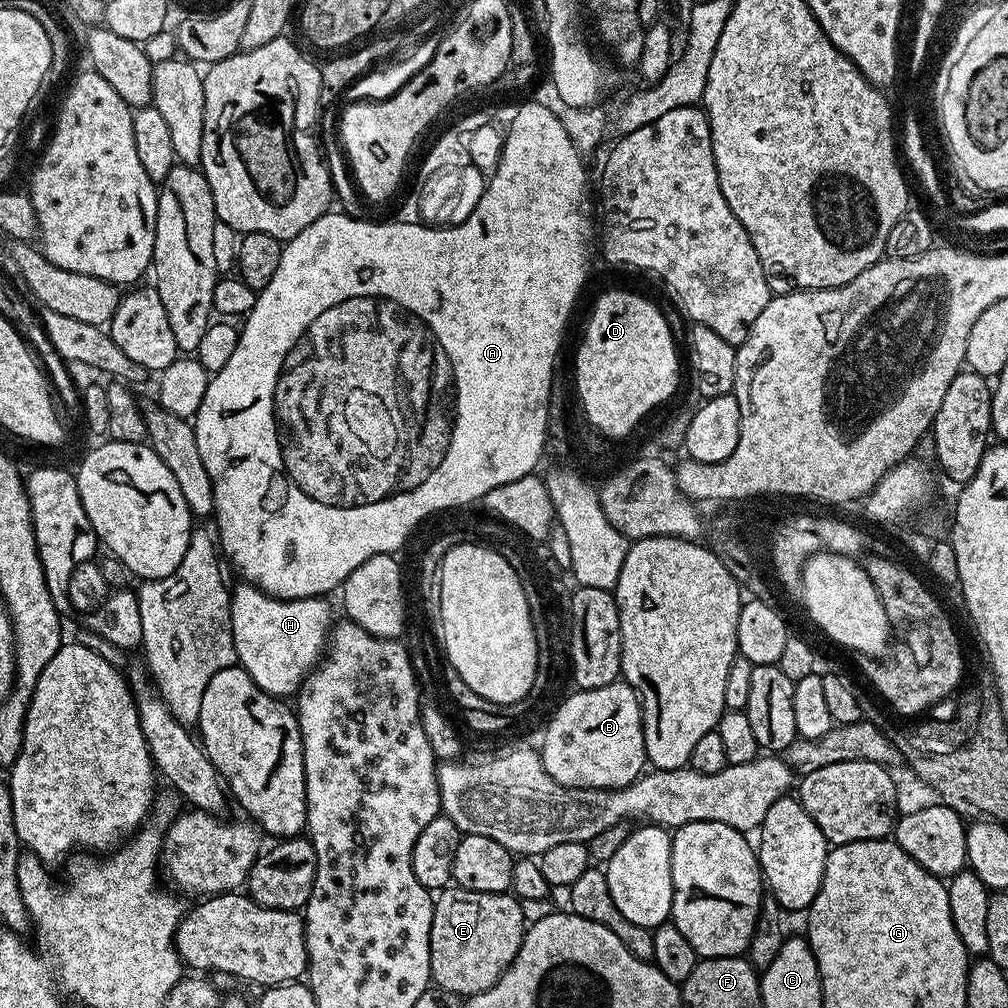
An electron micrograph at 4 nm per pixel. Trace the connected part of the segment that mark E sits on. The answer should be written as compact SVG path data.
M449 886L435 897L432 906L430 926L430 970L432 984L440 992L452 992L455 996L467 998L482 990L490 990L504 971L514 962L524 941L526 921L517 897L508 892L475 892Z

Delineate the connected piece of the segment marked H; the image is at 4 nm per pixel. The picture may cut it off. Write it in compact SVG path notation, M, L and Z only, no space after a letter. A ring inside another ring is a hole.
M240 582L230 592L232 598L232 633L234 634L234 650L239 667L250 674L254 683L271 696L291 697L299 692L300 684L308 677L308 673L320 663L328 647L328 637L334 627L332 608L322 596L298 598L297 600L280 600L263 592L255 584Z

